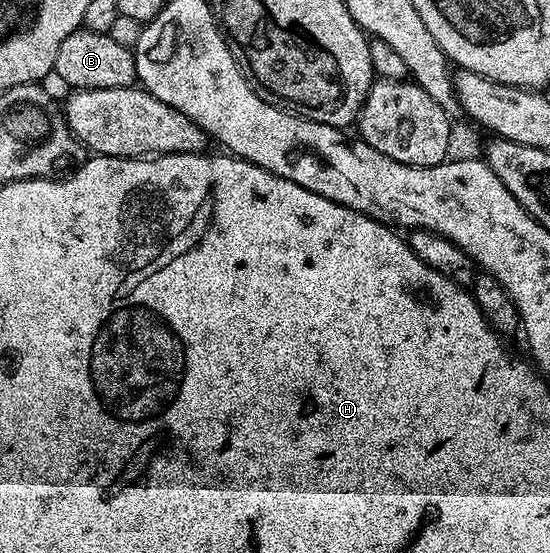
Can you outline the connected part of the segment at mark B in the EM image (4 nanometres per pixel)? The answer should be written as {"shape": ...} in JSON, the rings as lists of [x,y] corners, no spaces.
{"shape":[[[83,26],[75,28],[64,39],[62,46],[58,46],[58,58],[54,76],[57,76],[64,84],[69,84],[72,90],[87,90],[89,88],[130,88],[137,83],[136,58],[131,47],[124,47],[114,42],[109,33],[95,32]]]}

